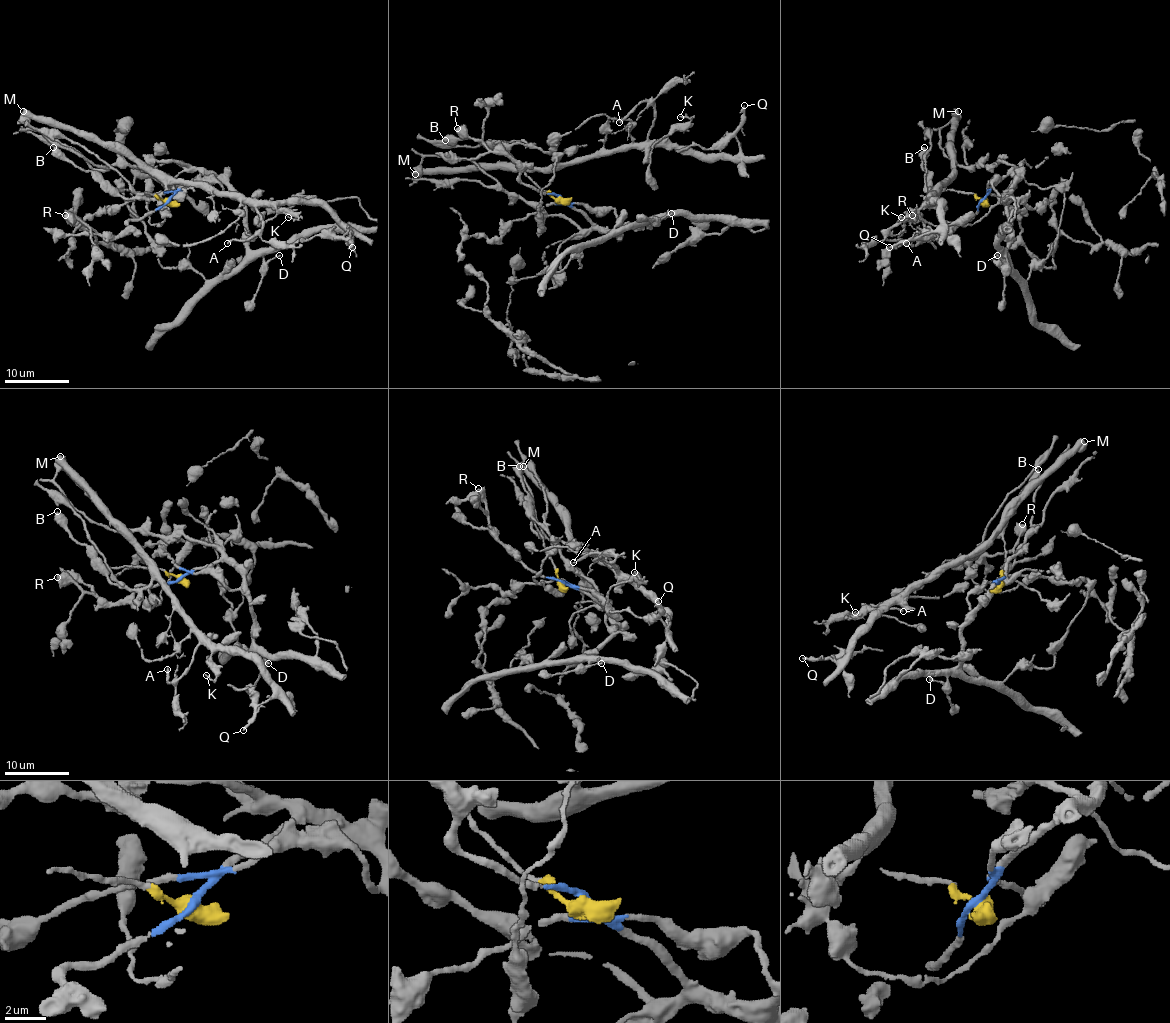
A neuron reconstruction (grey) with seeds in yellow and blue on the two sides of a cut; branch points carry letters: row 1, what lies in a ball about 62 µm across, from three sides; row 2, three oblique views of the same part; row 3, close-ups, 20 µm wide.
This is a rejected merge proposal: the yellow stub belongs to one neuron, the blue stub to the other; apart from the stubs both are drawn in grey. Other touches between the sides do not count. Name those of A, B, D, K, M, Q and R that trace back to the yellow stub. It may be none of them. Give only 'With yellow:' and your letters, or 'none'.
With yellow: A, B, K, M, Q

